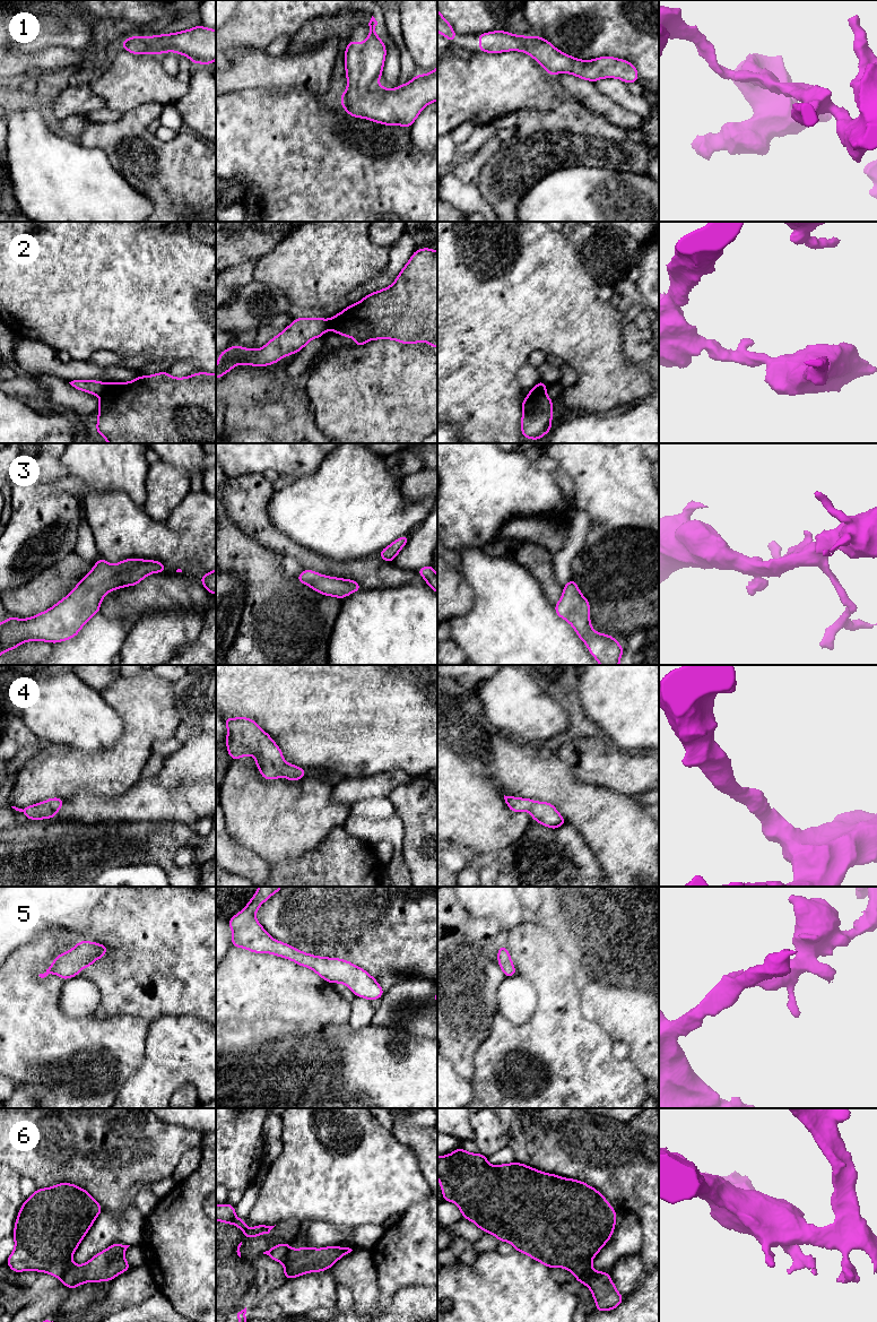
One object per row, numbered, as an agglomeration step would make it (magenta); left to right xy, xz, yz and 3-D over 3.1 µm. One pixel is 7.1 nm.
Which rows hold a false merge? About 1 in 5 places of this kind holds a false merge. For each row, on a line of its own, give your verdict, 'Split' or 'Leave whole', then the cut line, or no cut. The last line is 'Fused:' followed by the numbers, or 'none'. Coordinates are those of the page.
1: Leave whole. No split
2: Split. Split along xy (106, 385), (100, 396)
3: Leave whole. No split
4: Leave whole. No split
5: Leave whole. No split
6: Split. Split along xy (72, 1264), (60, 1279)
Fused: 2, 6

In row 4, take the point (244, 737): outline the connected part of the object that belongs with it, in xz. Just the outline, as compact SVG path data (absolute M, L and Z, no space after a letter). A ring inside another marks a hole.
M248 717L224 718L227 726L226 746L232 760L254 755L261 776L267 779L286 777L296 781L306 769L286 763L279 746L253 719Z

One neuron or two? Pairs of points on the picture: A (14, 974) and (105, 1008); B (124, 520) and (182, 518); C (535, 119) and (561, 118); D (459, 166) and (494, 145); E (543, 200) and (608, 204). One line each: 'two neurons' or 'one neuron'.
A: two neurons
B: one neuron
C: one neuron
D: one neuron
E: one neuron

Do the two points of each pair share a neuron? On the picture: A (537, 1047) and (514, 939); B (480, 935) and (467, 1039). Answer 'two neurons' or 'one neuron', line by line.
A: one neuron
B: one neuron

